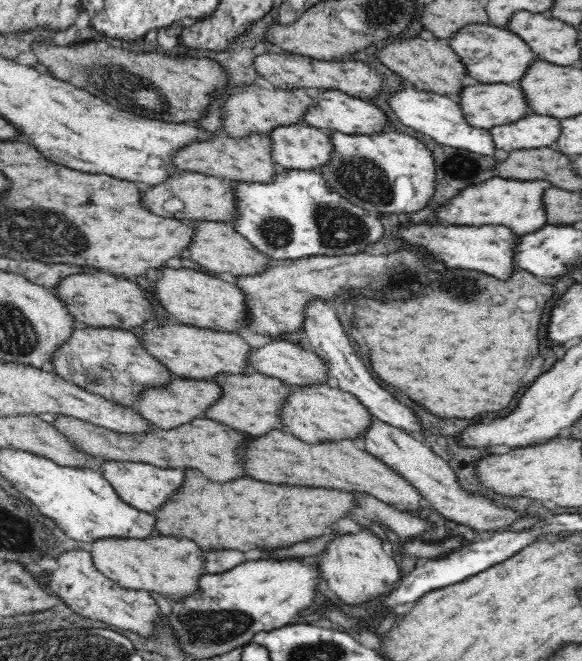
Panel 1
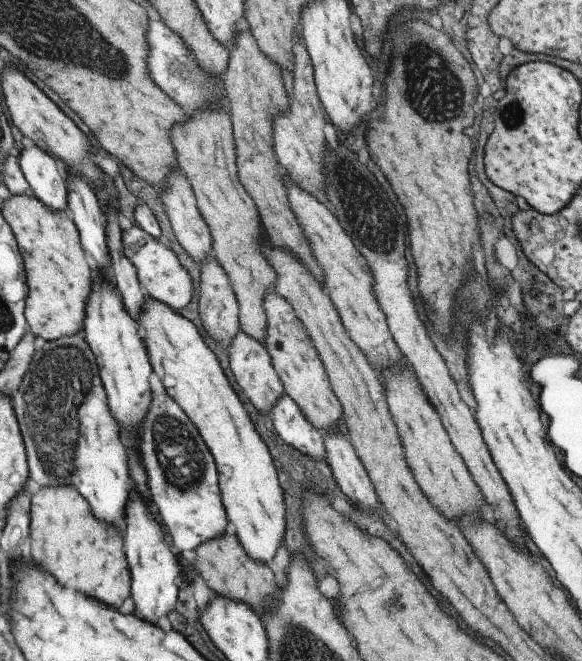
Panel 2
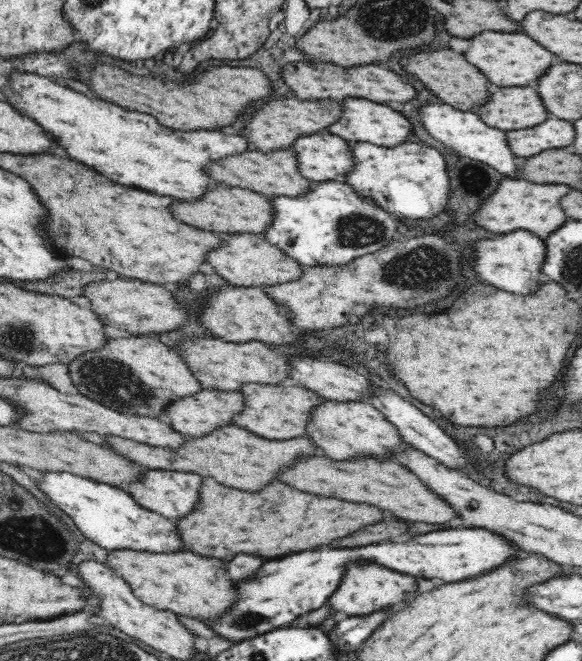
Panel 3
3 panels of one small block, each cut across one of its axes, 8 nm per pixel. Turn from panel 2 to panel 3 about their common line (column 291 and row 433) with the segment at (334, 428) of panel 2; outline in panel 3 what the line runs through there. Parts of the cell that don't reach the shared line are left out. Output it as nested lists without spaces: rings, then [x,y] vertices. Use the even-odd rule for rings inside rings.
[[[326,400],[312,412],[308,420],[306,437],[314,439],[323,454],[333,460],[370,458],[380,462],[394,461],[400,452],[413,448],[410,443],[402,439],[398,428],[368,402],[336,403],[336,401]]]

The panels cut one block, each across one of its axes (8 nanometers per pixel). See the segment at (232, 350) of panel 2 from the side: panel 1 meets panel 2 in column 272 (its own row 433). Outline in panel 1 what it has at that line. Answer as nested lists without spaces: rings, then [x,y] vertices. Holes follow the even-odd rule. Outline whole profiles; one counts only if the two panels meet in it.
[[[374,417],[365,435],[362,435],[359,445],[372,456],[386,463],[394,472],[403,476],[418,492],[428,500],[428,504],[436,511],[443,514],[448,520],[454,520],[464,526],[472,526],[480,532],[502,532],[512,530],[512,526],[522,520],[520,512],[514,512],[508,506],[496,506],[494,500],[482,496],[482,494],[470,494],[460,484],[452,467],[446,464],[446,460],[436,455],[431,448],[424,445],[420,438],[394,428]]]

